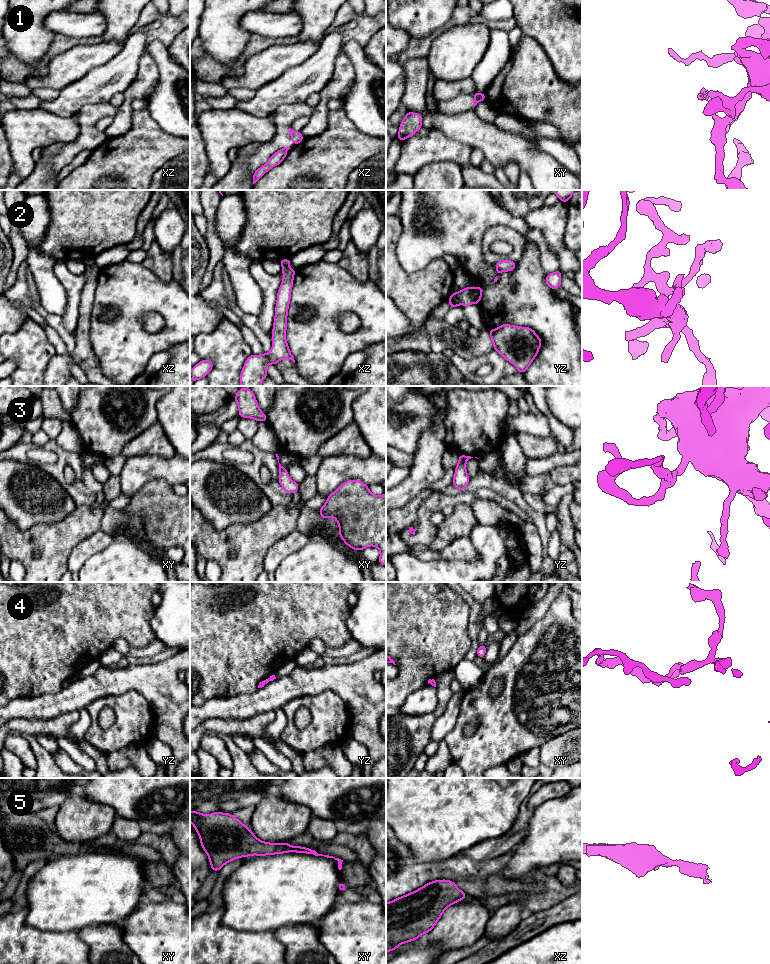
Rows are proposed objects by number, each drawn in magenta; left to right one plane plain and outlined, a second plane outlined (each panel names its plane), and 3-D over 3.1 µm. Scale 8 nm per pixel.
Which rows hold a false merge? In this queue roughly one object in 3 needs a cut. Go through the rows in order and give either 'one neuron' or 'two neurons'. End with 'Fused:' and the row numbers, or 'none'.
1: two neurons
2: one neuron
3: one neuron
4: two neurons
5: one neuron
Fused: 1, 4

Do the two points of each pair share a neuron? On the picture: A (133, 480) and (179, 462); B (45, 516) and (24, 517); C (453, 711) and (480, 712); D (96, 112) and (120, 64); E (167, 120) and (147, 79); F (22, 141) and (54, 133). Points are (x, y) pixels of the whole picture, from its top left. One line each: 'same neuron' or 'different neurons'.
A: same neuron
B: same neuron
C: different neurons
D: different neurons
E: different neurons
F: same neuron

